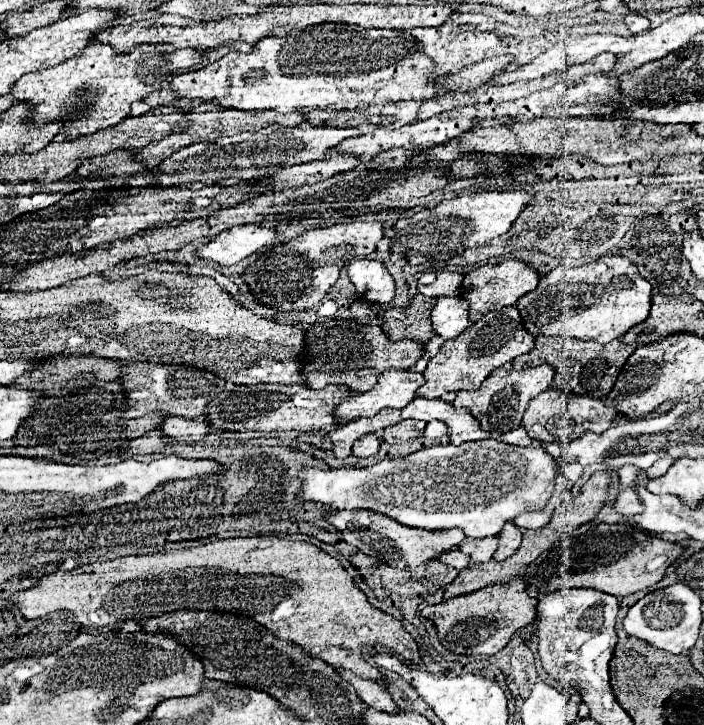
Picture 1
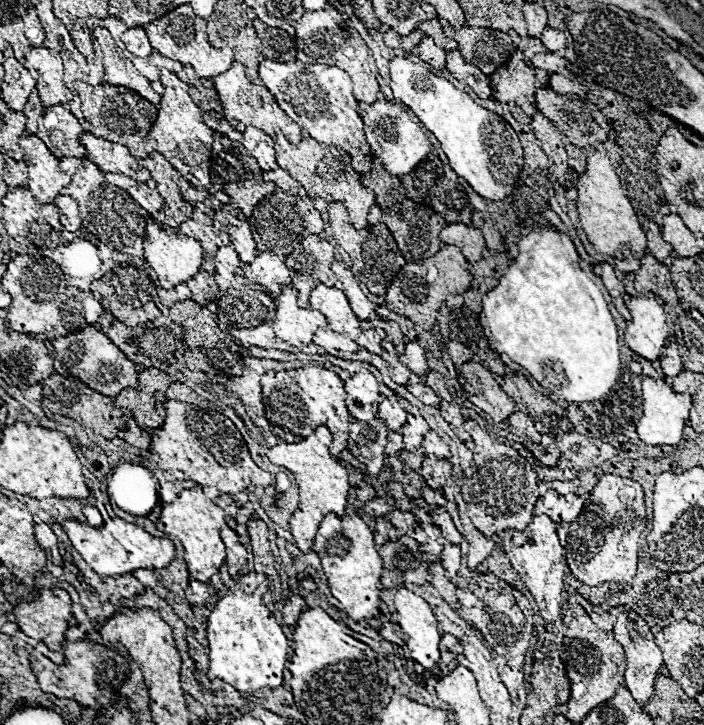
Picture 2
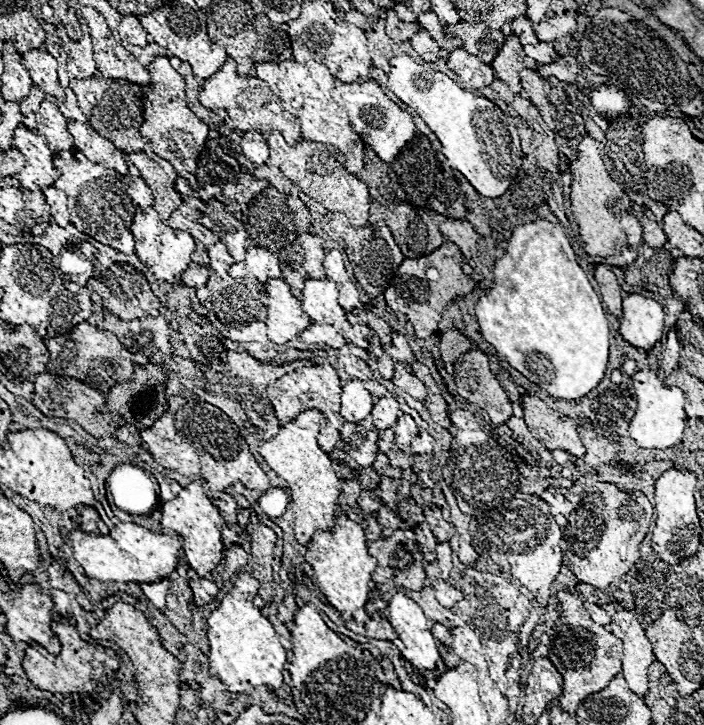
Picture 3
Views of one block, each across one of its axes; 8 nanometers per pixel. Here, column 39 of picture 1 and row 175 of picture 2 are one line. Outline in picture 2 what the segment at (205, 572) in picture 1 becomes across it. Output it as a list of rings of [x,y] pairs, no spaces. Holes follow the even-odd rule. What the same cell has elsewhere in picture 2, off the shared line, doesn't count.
[[[596,150],[588,152],[586,172],[576,180],[578,200],[576,208],[580,214],[582,230],[598,254],[606,254],[618,262],[618,270],[624,274],[640,270],[640,260],[646,254],[646,236],[638,222],[638,216],[624,194],[620,178],[610,160]]]

